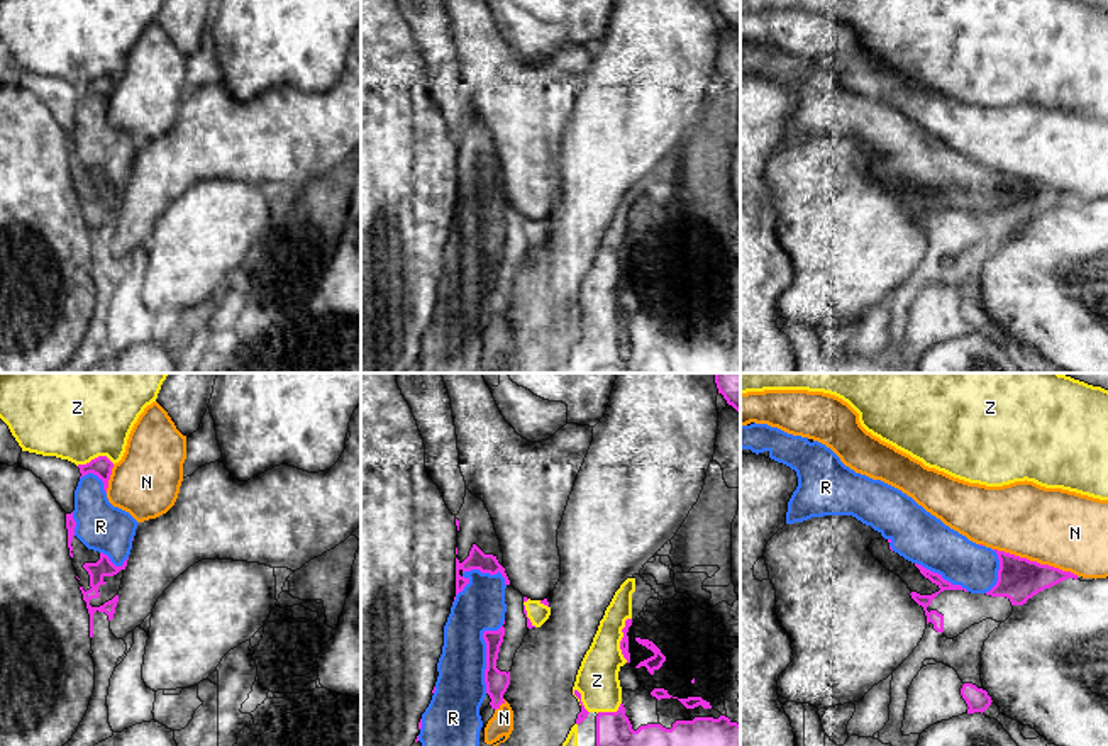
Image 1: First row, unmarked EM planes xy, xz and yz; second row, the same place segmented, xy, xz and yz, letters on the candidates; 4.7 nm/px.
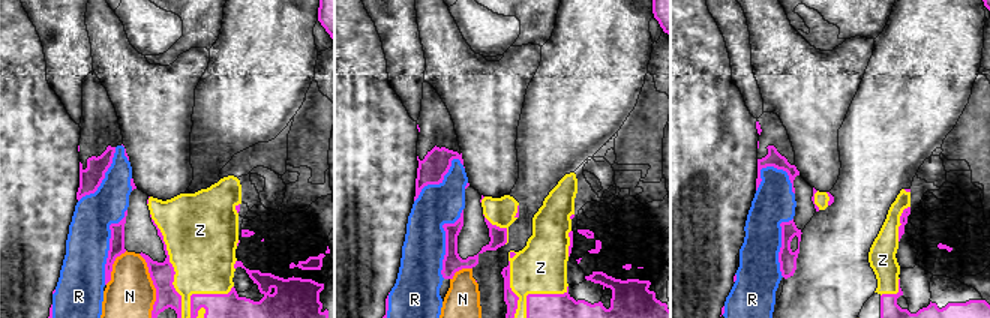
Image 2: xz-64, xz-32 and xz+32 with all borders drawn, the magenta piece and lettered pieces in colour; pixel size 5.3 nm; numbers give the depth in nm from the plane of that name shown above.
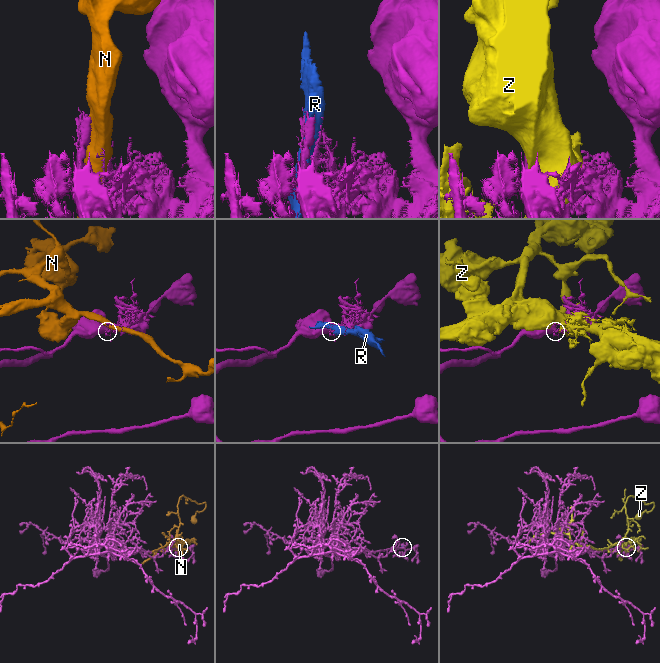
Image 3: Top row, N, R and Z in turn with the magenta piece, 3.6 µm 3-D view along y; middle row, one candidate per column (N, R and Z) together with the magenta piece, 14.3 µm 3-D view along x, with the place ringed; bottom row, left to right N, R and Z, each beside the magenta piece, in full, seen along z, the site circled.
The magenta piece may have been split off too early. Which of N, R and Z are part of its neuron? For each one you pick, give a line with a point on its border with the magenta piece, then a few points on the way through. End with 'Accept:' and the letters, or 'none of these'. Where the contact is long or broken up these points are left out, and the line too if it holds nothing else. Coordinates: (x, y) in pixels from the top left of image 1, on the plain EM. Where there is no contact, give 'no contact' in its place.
Accept: none of these

